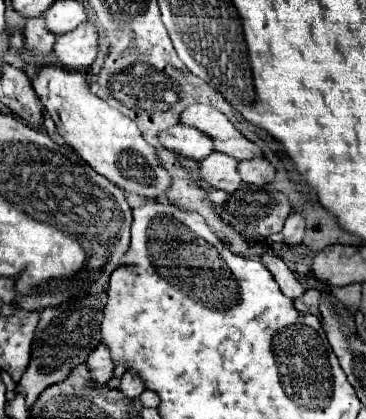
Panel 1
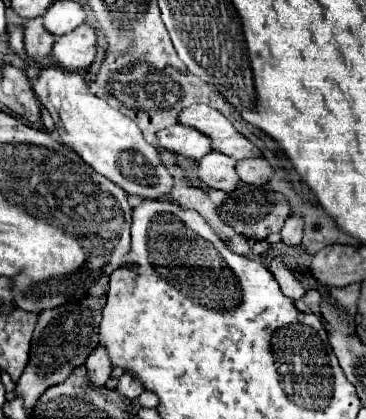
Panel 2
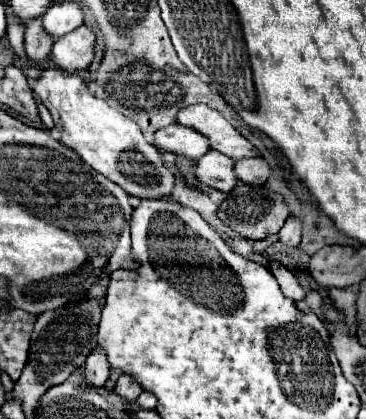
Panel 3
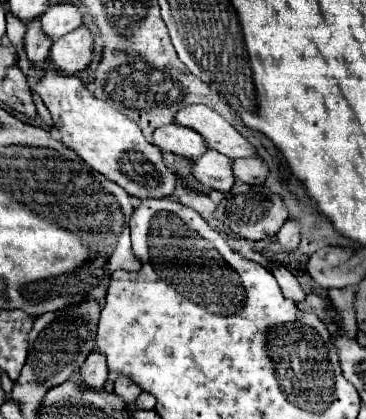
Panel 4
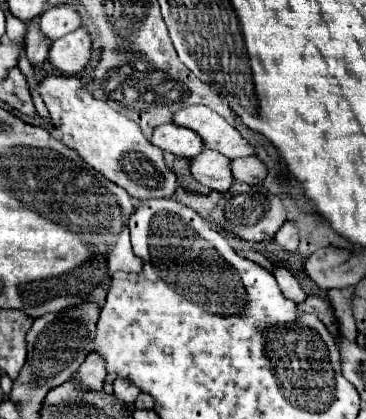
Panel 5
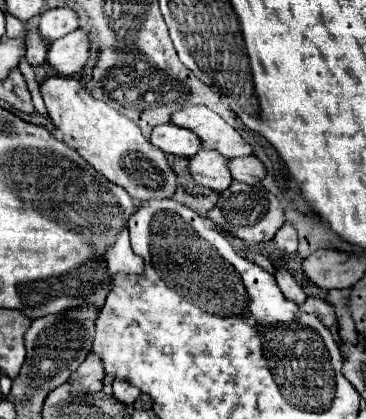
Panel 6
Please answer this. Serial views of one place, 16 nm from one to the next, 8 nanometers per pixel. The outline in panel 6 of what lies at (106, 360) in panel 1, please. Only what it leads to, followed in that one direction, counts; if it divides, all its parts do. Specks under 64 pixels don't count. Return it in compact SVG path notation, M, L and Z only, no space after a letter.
M88 354L86 360L80 364L80 368L76 372L72 372L68 384L70 384L72 392L94 394L94 392L102 390L102 378L104 378L102 362L94 354Z

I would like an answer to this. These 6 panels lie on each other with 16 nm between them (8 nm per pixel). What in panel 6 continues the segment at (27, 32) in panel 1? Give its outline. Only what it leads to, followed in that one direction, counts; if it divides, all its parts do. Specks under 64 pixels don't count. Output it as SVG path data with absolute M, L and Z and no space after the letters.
M32 28L28 32L28 42L26 42L26 60L30 66L40 66L46 60L46 42L38 36L38 30Z

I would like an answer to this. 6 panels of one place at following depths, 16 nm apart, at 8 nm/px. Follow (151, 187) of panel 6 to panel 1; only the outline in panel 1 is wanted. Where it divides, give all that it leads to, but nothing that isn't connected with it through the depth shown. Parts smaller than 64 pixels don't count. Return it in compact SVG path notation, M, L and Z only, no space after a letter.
M54 64L42 68L32 80L32 86L50 112L56 130L64 138L64 142L72 150L76 150L78 156L84 158L84 162L88 162L98 174L106 176L122 190L140 194L144 198L158 198L170 190L172 178L168 170L160 164L156 148L152 148L142 138L142 132L128 116L108 106L106 100L94 96L82 74L68 72Z

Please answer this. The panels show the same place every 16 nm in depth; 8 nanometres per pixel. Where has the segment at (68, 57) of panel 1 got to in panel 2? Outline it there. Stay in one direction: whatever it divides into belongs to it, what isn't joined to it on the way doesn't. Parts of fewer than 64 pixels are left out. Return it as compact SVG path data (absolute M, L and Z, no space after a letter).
M82 24L76 30L56 38L52 48L54 62L66 72L88 68L96 56L94 52L96 52L96 32L88 24Z

